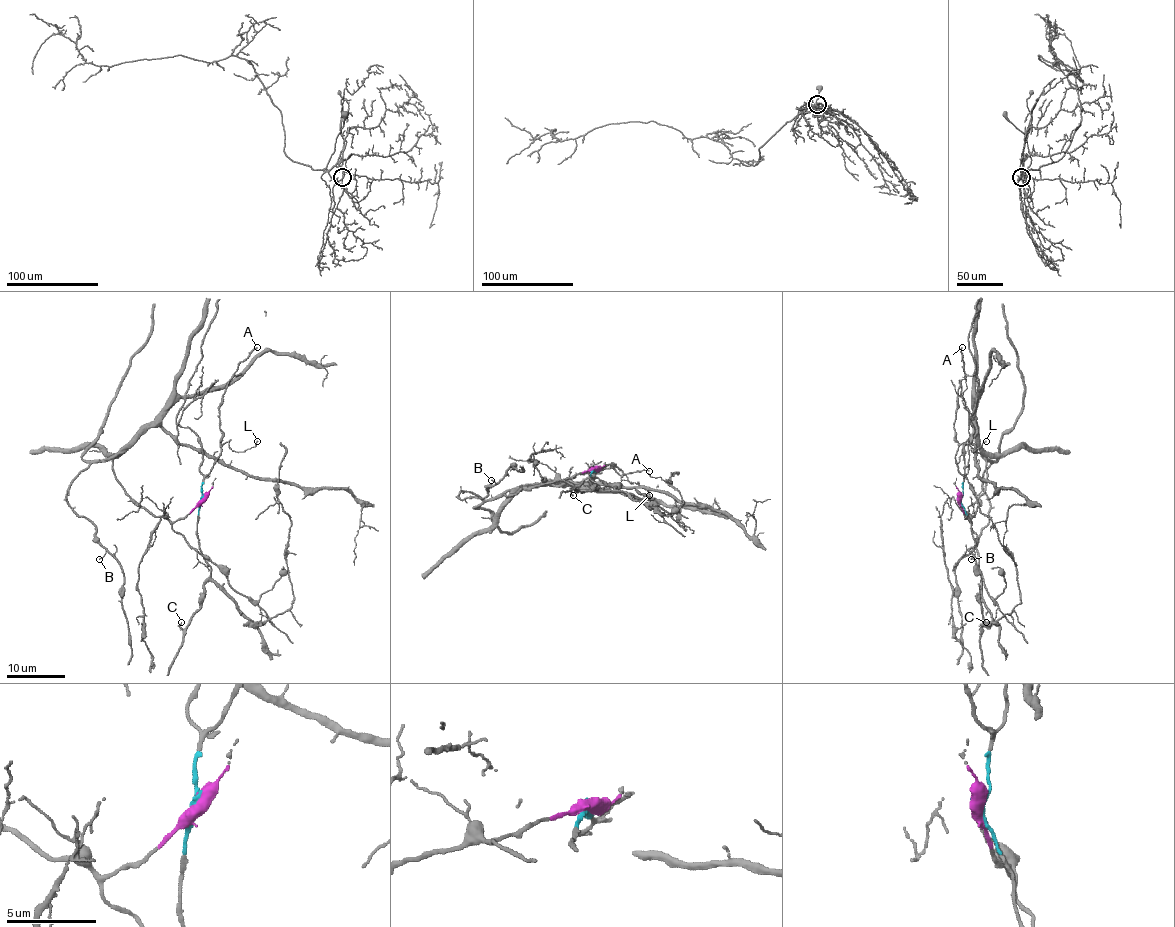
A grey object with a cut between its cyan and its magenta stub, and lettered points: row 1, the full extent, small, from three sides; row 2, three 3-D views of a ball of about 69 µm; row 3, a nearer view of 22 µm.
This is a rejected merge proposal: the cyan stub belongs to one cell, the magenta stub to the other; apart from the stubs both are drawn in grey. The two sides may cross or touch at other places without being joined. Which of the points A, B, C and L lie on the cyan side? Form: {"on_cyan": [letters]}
{"on_cyan": ["A", "C", "L"]}

